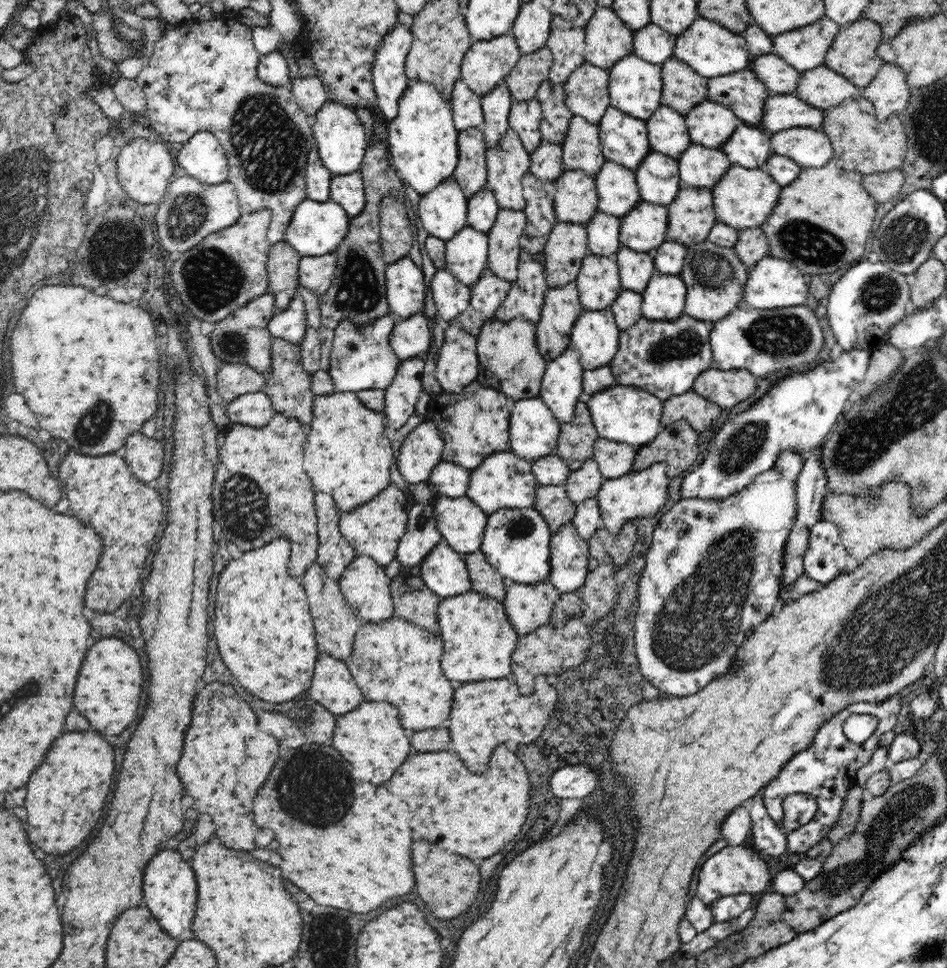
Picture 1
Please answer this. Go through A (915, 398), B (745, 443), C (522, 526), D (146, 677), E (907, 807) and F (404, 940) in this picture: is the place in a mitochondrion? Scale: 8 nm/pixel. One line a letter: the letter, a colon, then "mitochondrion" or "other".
A: mitochondrion
B: mitochondrion
C: mitochondrion
D: other
E: mitochondrion
F: other

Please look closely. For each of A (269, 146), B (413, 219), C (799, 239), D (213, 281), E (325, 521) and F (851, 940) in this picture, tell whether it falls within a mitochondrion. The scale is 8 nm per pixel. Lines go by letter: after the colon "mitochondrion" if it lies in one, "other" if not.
A: mitochondrion
B: other
C: mitochondrion
D: mitochondrion
E: other
F: other

